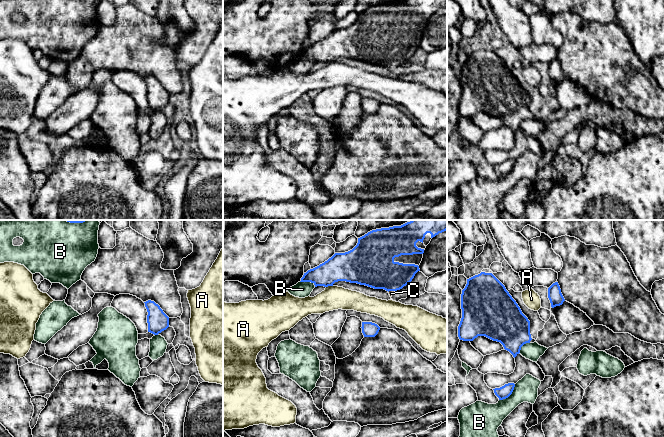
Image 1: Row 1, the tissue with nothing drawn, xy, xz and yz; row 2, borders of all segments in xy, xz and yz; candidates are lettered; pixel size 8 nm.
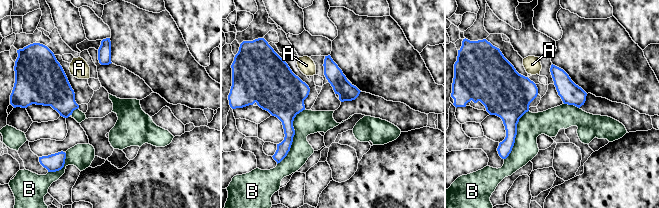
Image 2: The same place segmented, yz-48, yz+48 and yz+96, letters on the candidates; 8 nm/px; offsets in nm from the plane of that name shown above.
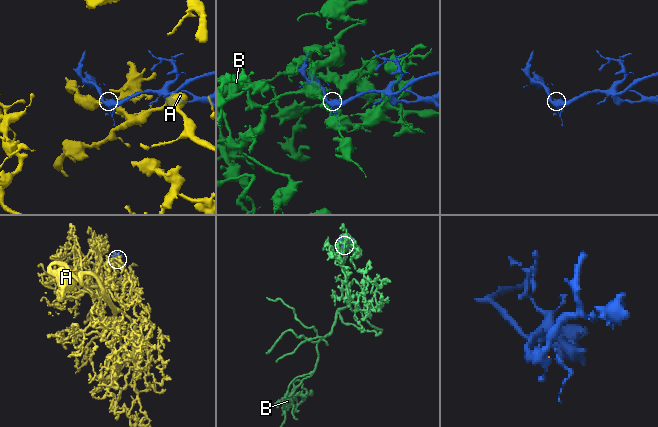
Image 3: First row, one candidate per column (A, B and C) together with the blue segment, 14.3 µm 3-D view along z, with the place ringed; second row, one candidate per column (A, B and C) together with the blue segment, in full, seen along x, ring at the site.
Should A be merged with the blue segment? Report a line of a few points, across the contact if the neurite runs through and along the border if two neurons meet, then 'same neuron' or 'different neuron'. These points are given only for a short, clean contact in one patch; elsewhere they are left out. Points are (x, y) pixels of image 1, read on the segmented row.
different neuron

